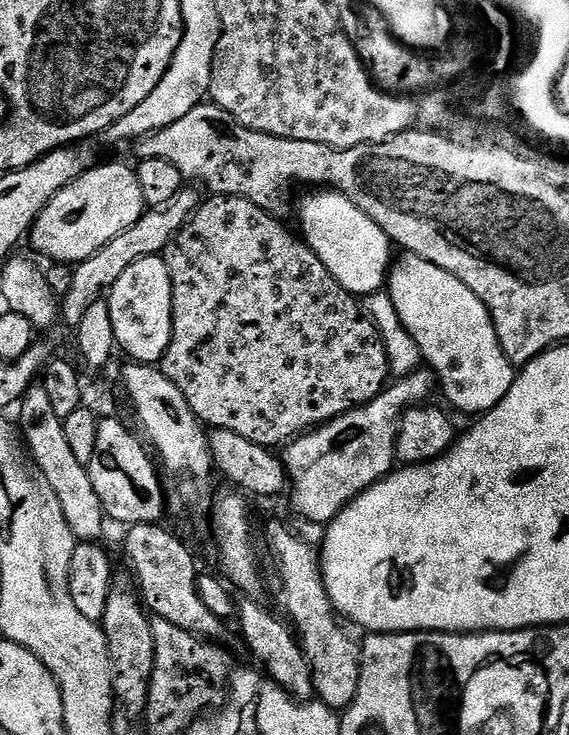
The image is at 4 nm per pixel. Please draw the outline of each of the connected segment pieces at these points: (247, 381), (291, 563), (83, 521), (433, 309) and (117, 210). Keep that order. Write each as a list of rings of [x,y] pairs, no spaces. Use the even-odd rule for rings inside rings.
[[[212,194],[201,203],[194,215],[188,219],[186,227],[172,239],[166,249],[172,279],[172,337],[170,346],[158,365],[160,371],[166,374],[166,378],[170,378],[170,382],[174,382],[174,386],[178,386],[178,390],[182,390],[186,402],[201,424],[209,429],[234,430],[234,434],[242,434],[242,438],[250,438],[250,442],[273,450],[287,445],[296,437],[320,427],[328,420],[346,414],[351,408],[369,404],[384,391],[390,380],[382,338],[361,301],[332,277],[330,270],[326,270],[326,266],[318,262],[318,254],[314,254],[314,250],[310,250],[310,246],[293,232],[267,208],[259,208],[246,198]]]
[[[284,524],[269,526],[268,544],[272,547],[272,564],[276,567],[276,576],[280,579],[283,615],[290,621],[312,667],[314,693],[319,703],[327,708],[346,709],[350,702],[354,702],[354,694],[358,694],[361,645],[357,641],[355,644],[340,629],[338,613],[326,594],[317,549],[311,548],[302,537],[295,536]]]
[[[43,383],[32,384],[30,390],[26,390],[23,400],[18,405],[18,411],[20,411],[18,432],[26,445],[27,455],[35,471],[48,483],[50,490],[54,490],[58,506],[62,506],[62,514],[66,514],[70,530],[77,541],[99,541],[100,535],[104,532],[104,524],[106,525],[102,498],[98,498],[98,493],[94,491],[94,482],[90,482],[88,465],[78,462],[75,457],[66,439],[64,421],[58,418],[58,414],[54,414]]]
[[[401,255],[393,263],[386,290],[402,318],[402,326],[410,330],[410,338],[418,342],[421,361],[438,381],[438,388],[460,412],[489,412],[510,390],[517,369],[506,358],[494,330],[488,308],[478,294],[454,274],[434,266],[417,256]]]
[[[100,164],[88,169],[78,177],[70,186],[66,186],[47,206],[40,211],[40,217],[36,219],[30,233],[30,241],[44,256],[49,256],[49,261],[57,264],[67,264],[75,266],[80,264],[86,258],[98,254],[106,242],[118,238],[122,230],[130,230],[134,222],[138,222],[144,217],[146,205],[142,198],[142,186],[138,186],[135,167],[127,168],[124,164]]]

